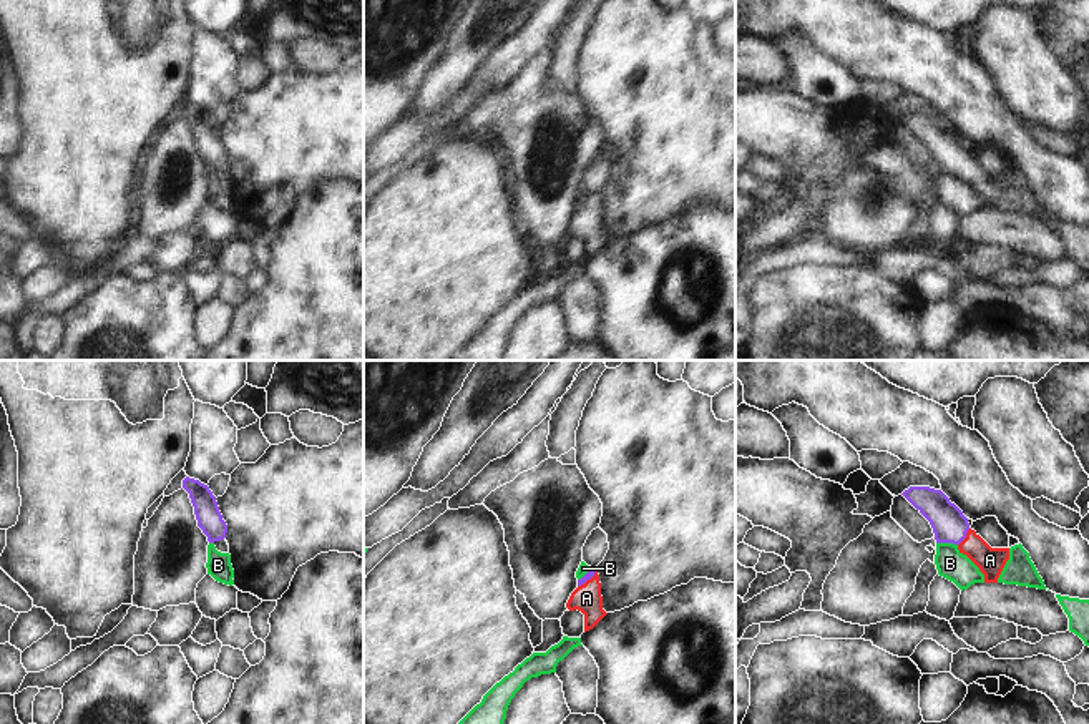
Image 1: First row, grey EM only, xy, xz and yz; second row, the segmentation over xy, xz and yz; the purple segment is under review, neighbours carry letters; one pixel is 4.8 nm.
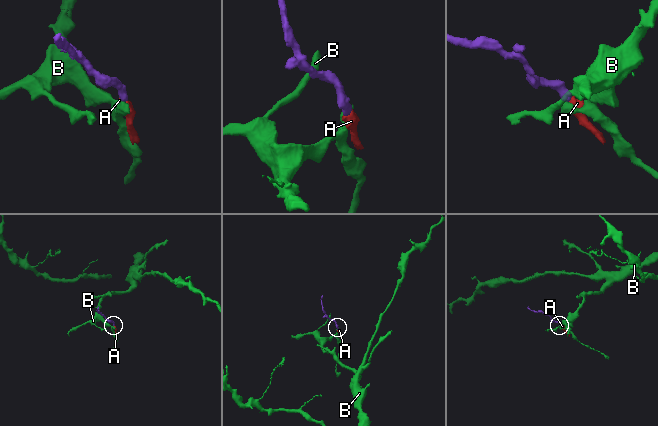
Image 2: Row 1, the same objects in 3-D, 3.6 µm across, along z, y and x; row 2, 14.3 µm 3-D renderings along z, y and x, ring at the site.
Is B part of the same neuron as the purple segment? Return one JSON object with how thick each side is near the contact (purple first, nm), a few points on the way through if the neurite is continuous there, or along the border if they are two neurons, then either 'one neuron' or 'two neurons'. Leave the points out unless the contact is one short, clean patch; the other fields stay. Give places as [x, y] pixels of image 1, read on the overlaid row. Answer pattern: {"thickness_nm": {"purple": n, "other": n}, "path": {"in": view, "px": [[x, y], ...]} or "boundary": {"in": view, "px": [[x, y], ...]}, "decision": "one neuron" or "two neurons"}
{"thickness_nm": {"purple": 170, "other": 140}, "boundary": {"in": "yz", "px": [[937, 542], [957, 545]]}, "decision": "two neurons"}

